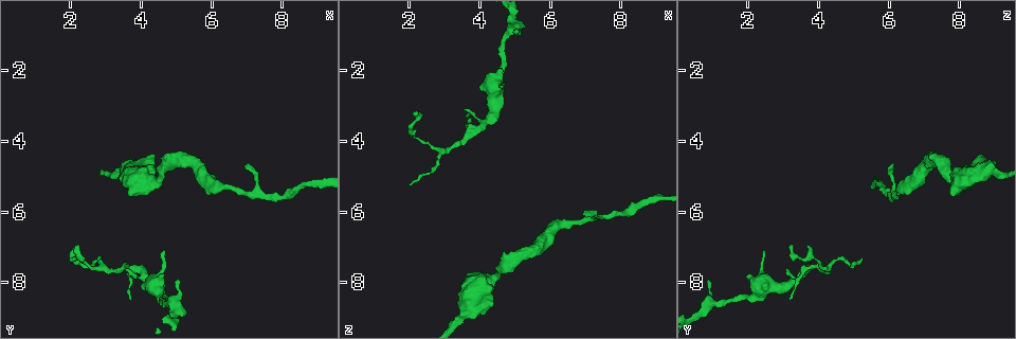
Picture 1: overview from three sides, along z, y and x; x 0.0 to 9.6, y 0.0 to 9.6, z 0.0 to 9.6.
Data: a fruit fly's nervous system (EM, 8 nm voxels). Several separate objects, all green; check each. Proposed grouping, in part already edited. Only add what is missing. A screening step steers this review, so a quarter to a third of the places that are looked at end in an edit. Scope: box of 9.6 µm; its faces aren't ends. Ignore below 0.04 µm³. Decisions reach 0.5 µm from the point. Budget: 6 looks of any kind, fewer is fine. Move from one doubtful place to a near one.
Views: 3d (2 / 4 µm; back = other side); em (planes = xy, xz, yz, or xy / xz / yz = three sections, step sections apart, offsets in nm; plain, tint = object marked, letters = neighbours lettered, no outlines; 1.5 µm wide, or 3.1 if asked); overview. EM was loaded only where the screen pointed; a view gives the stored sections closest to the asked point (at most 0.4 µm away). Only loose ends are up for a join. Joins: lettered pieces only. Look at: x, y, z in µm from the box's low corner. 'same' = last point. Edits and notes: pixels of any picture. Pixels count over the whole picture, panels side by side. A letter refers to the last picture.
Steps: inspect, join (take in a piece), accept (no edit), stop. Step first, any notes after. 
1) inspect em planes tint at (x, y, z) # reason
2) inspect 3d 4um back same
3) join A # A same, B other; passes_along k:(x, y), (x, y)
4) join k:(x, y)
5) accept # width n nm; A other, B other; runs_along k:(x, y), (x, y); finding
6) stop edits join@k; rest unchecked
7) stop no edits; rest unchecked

inspect em yz step 4 letters at (3.65, 5.50, 7.75) # an open end

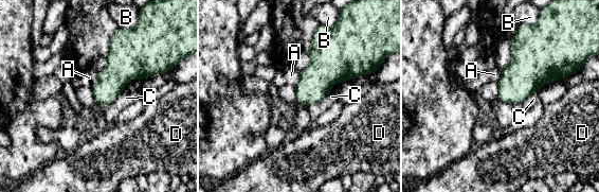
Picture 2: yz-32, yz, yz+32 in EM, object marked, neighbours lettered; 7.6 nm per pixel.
inspect em planes letters same # another direction

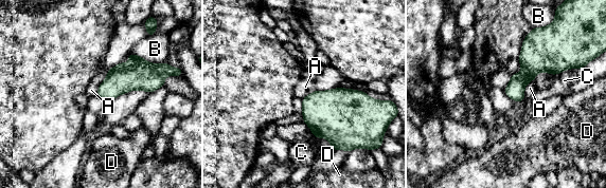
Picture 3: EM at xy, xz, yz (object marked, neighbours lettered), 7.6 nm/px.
accept # A other, B other, C other, D other; border 3:(108, 70), (107, 77), (95, 93); none of them fits

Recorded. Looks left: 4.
inspect 3d 2um at (6.90, 4.70, 5.95) # tapers out

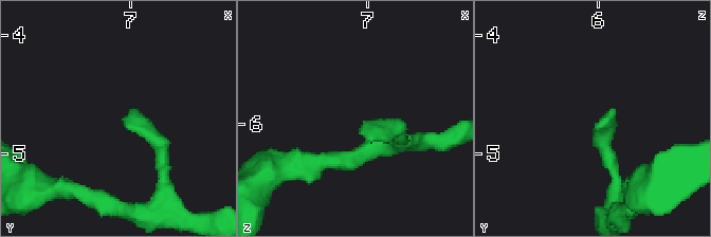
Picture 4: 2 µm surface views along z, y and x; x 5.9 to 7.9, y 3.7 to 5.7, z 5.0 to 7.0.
inspect em xz step 4 plain at (6.94, 4.72, 6.00) # need the tissue

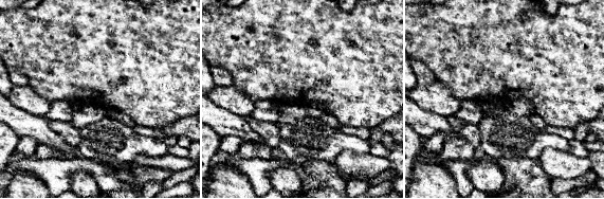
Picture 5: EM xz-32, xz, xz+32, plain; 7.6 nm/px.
inspect em xz step 4 letters same

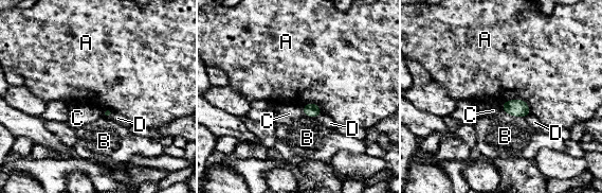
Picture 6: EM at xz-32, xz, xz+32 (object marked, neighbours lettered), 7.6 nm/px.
accept # A other, B other, C other, D other; border 6:(500, 105), (523, 100), (531, 113); none of them fits

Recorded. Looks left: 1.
stop no edits; rest unchecked

